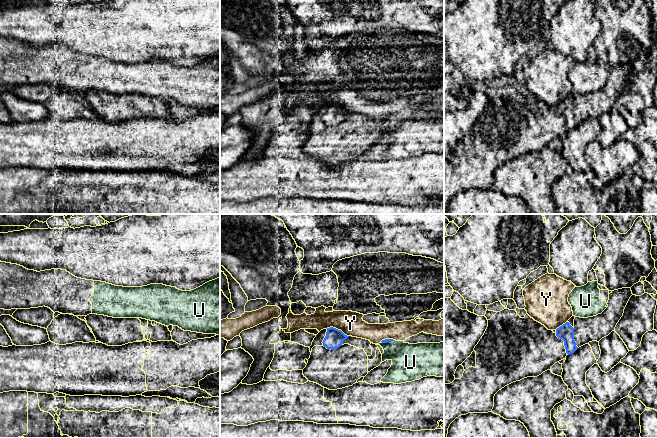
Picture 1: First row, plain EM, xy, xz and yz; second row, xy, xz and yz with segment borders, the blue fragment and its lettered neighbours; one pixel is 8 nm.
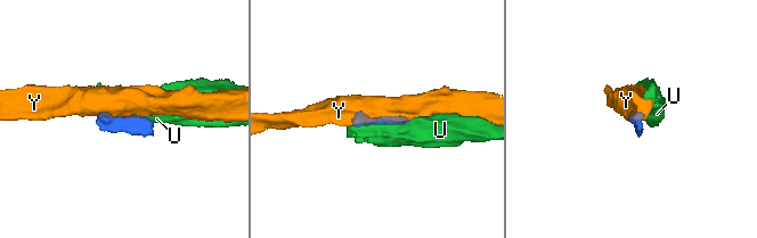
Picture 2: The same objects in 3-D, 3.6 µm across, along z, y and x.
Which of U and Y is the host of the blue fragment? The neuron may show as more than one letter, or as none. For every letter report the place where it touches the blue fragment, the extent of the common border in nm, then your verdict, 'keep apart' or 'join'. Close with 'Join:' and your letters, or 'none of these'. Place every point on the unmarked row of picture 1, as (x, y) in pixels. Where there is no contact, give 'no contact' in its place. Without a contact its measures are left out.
U: contact xz (387, 117); length 110 nm; keep apart
Y: contact xz (337, 105); length 200 nm; keep apart
Join: none of these

